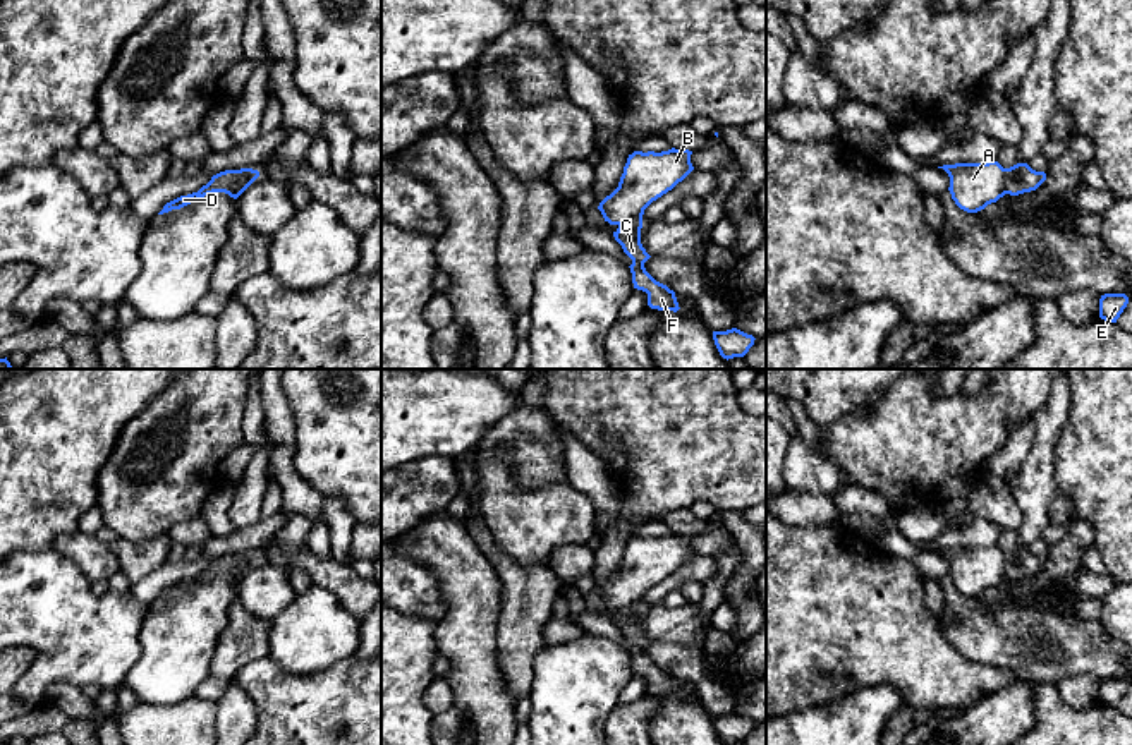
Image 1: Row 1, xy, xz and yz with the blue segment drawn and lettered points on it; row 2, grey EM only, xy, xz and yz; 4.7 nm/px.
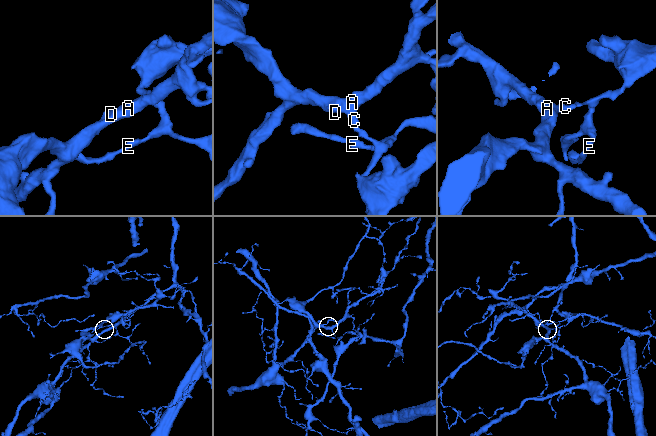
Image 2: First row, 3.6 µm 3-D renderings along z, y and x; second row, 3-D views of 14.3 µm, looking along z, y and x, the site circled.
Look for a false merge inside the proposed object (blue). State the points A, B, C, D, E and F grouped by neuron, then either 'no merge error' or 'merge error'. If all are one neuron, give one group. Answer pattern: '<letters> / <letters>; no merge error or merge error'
A B D / C E F; merge error

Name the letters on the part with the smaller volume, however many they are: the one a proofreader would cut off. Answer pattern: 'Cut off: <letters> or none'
Cut off: C, E, F

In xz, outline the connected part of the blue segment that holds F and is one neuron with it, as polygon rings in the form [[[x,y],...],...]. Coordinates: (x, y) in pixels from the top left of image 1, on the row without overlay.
[[[629,606],[620,609],[613,621],[622,630],[624,637],[632,644],[630,657],[634,673],[648,678],[648,690],[658,695],[677,697],[679,687],[675,676],[666,669],[656,666],[644,652],[644,647],[651,642],[641,628],[642,608]]]

